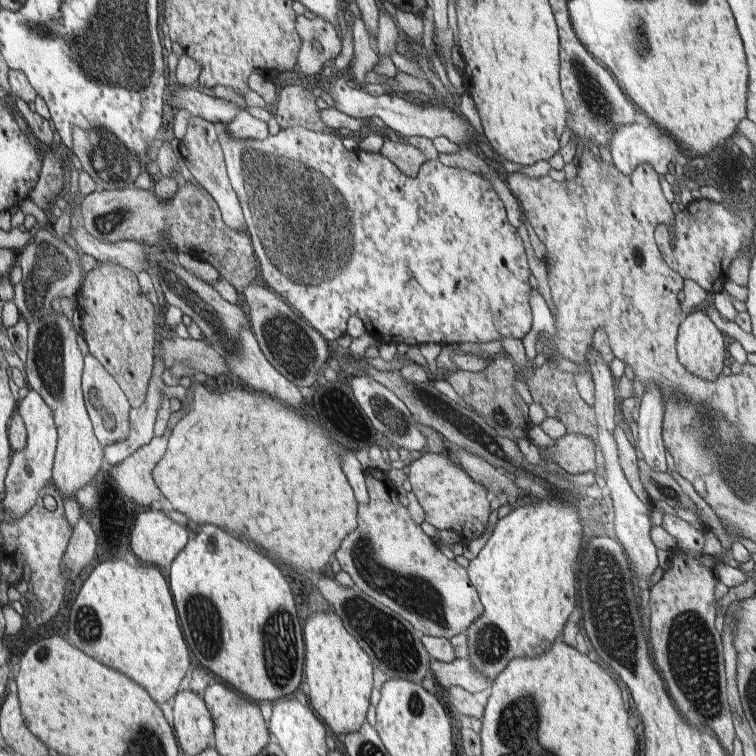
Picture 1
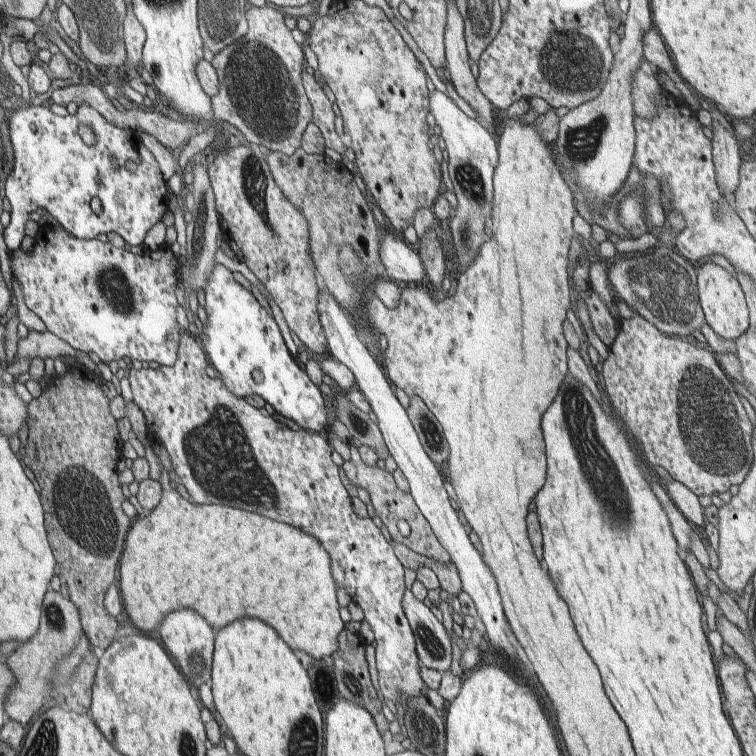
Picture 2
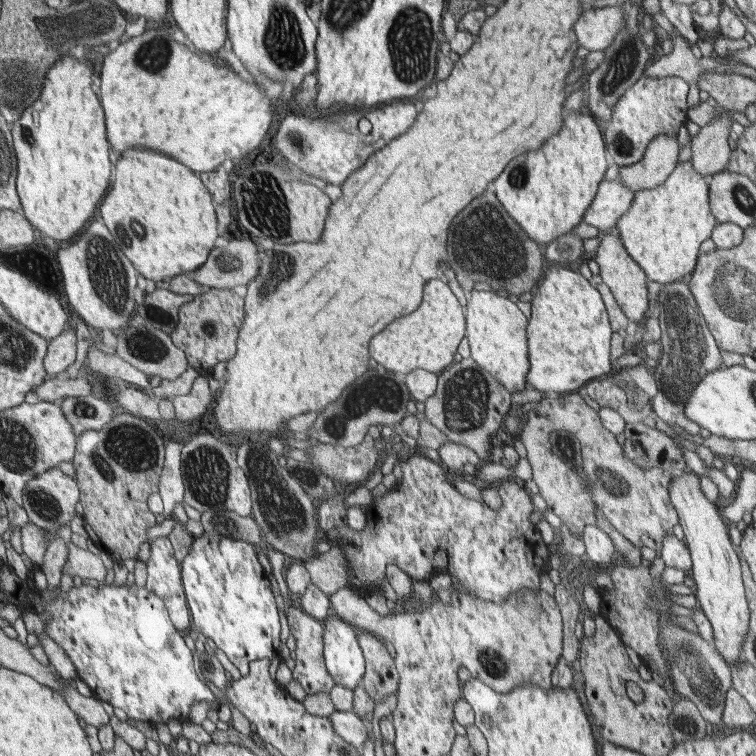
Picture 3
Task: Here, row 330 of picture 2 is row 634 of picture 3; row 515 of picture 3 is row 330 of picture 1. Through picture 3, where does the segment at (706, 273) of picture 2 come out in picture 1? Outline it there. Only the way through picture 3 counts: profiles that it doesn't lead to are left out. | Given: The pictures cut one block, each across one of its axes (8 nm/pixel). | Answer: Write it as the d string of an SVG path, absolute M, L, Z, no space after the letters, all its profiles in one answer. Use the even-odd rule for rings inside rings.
M702 307L689 311L677 336L678 360L685 365L688 372L704 380L716 380L722 375L726 358L724 336Z

